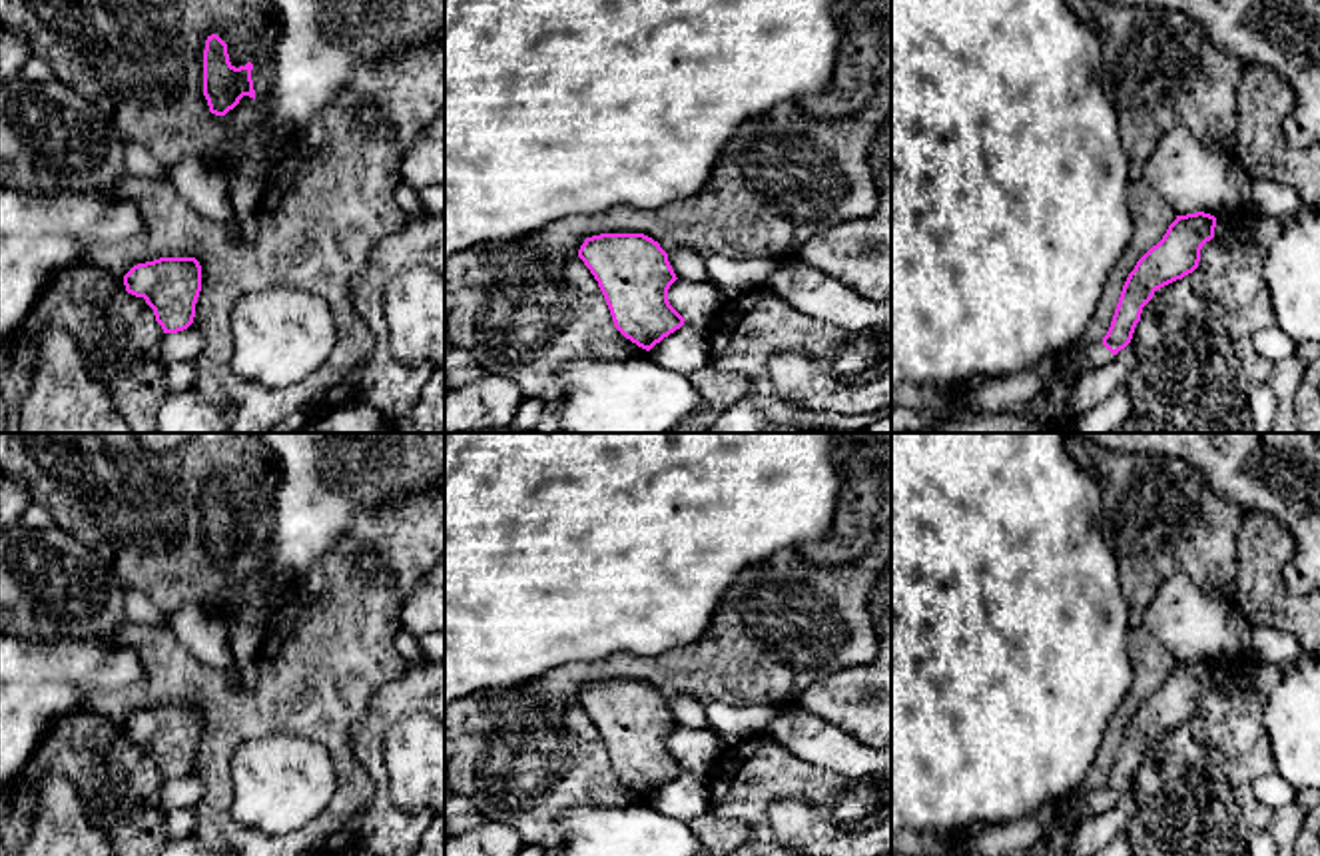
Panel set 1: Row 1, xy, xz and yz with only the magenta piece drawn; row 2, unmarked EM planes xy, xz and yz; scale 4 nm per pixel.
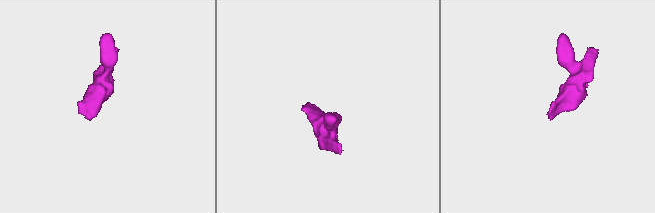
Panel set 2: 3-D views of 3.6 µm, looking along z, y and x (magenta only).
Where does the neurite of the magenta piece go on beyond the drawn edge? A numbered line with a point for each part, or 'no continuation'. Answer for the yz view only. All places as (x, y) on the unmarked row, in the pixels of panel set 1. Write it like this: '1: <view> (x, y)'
1: yz (1033, 829)

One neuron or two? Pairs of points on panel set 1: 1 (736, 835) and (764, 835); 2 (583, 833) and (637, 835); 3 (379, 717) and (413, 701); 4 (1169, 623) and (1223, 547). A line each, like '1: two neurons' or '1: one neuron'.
1: two neurons
2: one neuron
3: one neuron
4: two neurons

